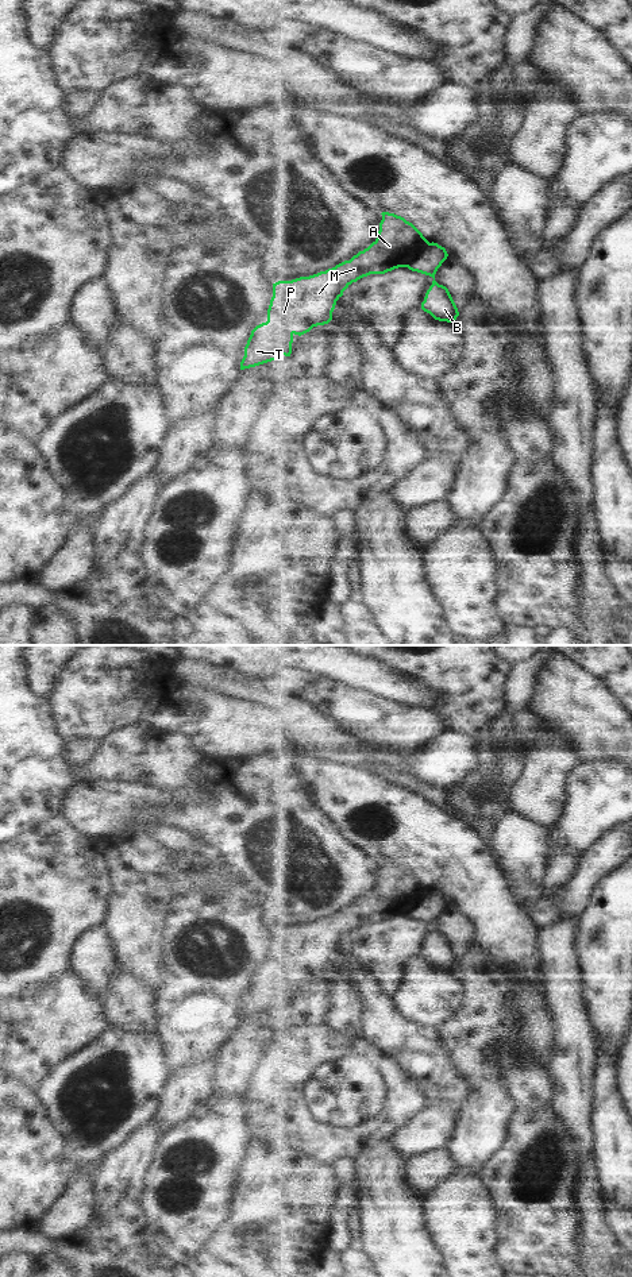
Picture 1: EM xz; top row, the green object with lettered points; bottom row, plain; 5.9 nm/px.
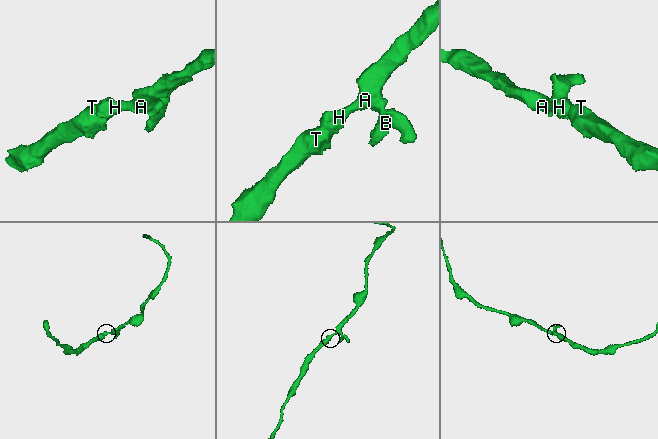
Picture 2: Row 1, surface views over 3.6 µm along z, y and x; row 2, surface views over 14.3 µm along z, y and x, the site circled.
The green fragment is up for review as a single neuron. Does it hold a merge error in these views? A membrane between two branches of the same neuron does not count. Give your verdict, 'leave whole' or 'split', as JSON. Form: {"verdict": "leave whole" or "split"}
{"verdict": "split"}

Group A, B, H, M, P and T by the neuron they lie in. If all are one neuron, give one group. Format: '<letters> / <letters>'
A H M P T / B

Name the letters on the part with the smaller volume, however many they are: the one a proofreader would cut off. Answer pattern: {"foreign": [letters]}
{"foreign": ["B"]}

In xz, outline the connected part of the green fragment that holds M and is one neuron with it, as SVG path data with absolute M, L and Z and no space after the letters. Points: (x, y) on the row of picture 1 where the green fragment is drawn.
M382 212L378 238L350 261L309 277L273 283L267 321L257 325L244 347L240 370L255 367L278 356L290 356L294 335L328 324L336 301L358 279L409 267L429 242L404 217Z

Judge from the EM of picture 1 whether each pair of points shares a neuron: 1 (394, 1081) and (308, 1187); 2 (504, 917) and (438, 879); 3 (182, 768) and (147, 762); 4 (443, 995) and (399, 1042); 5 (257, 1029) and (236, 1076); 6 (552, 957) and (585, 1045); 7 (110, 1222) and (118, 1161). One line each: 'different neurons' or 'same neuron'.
1: different neurons
2: same neuron
3: same neuron
4: different neurons
5: same neuron
6: same neuron
7: same neuron

